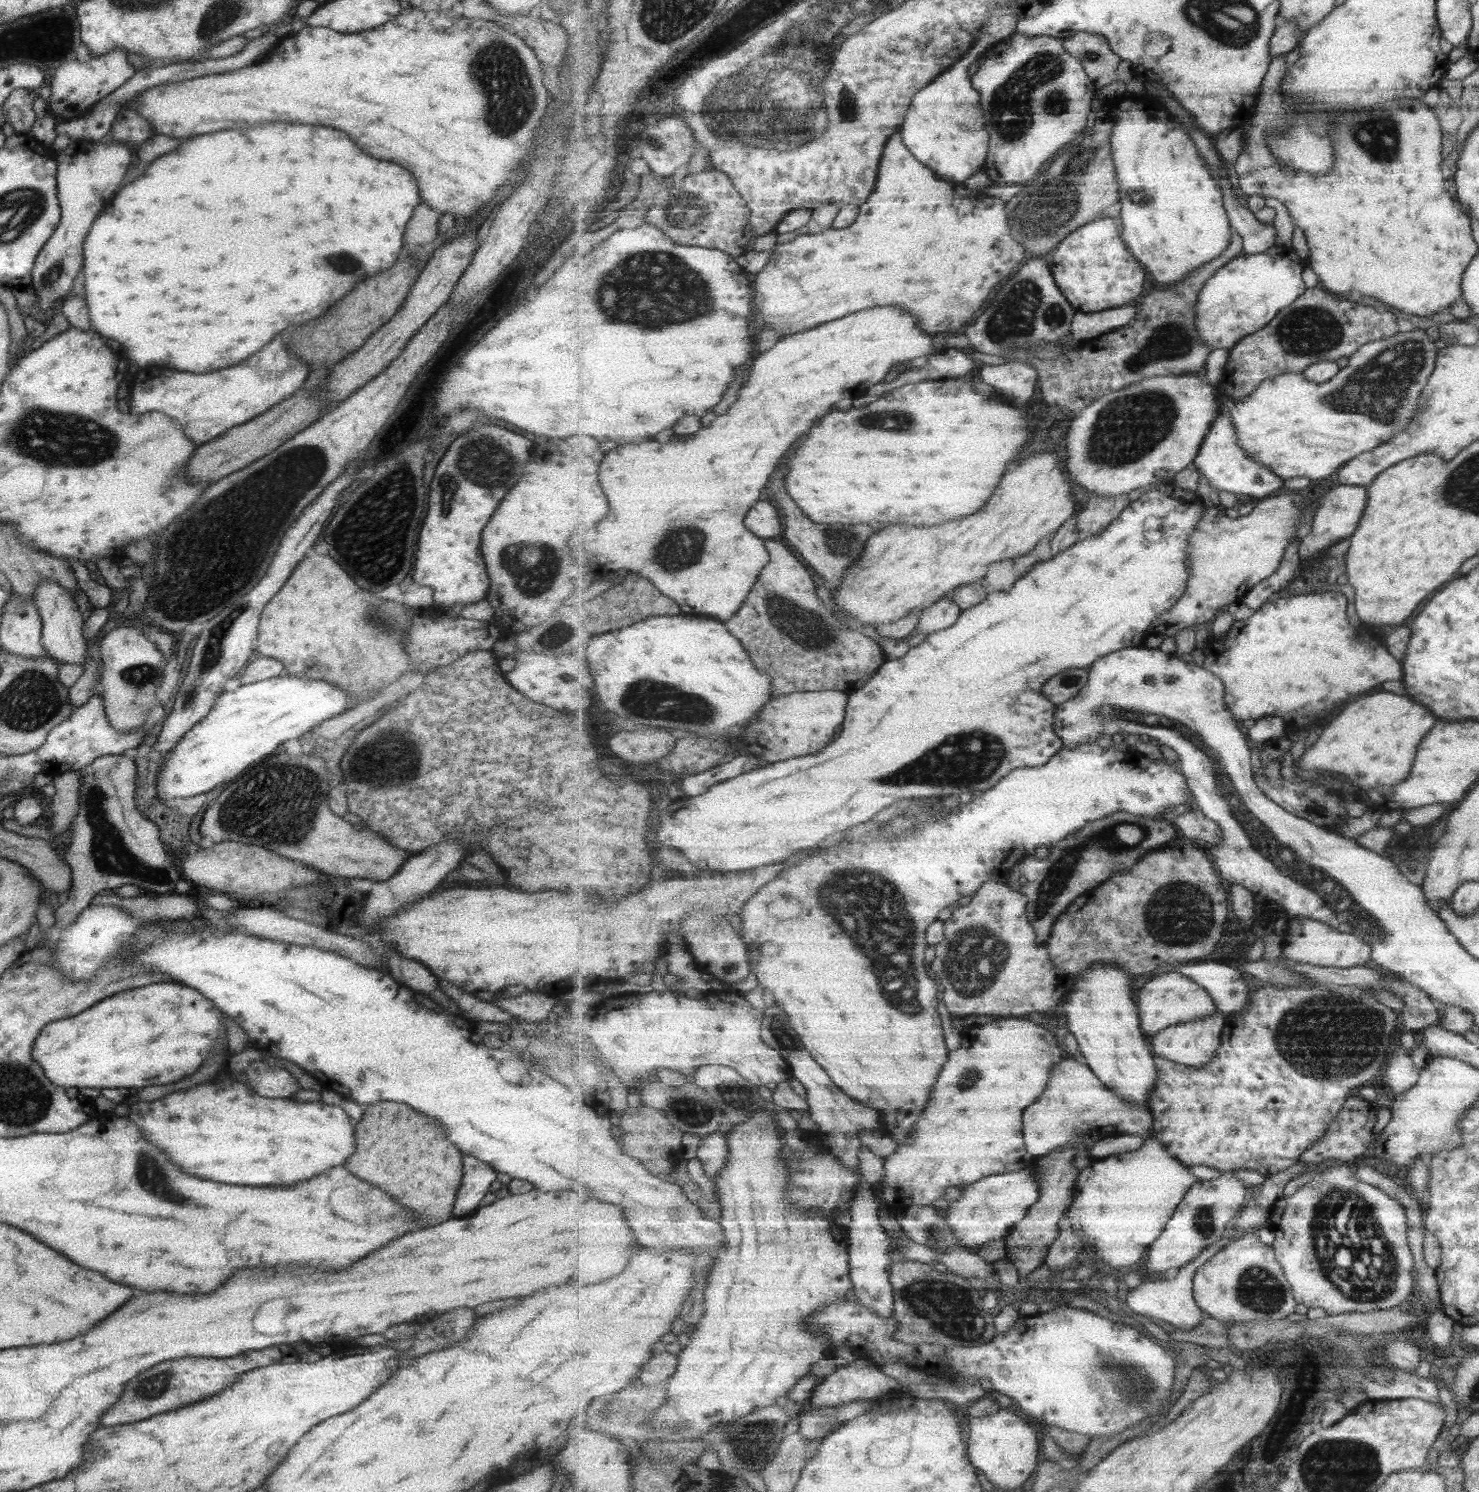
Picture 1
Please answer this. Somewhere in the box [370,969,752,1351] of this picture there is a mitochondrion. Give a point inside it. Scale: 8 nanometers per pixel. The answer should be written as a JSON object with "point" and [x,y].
{"point":[690,1109]}

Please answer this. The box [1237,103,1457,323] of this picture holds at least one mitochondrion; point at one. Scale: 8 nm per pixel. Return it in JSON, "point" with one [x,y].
{"point":[1381,142]}

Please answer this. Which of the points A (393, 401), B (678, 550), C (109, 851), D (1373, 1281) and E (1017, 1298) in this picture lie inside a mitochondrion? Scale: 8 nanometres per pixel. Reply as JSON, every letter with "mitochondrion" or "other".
{"A":"other","B":"mitochondrion","C":"mitochondrion","D":"mitochondrion","E":"mitochondrion"}

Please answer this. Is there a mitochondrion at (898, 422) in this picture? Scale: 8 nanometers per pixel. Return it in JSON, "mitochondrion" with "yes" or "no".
{"mitochondrion":"yes"}

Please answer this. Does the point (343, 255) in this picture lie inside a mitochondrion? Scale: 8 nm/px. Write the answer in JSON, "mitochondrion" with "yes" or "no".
{"mitochondrion":"yes"}

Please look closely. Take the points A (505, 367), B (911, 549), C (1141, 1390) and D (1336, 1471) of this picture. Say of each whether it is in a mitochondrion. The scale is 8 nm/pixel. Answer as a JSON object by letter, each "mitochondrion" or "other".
{"A":"other","B":"other","C":"mitochondrion","D":"mitochondrion"}

